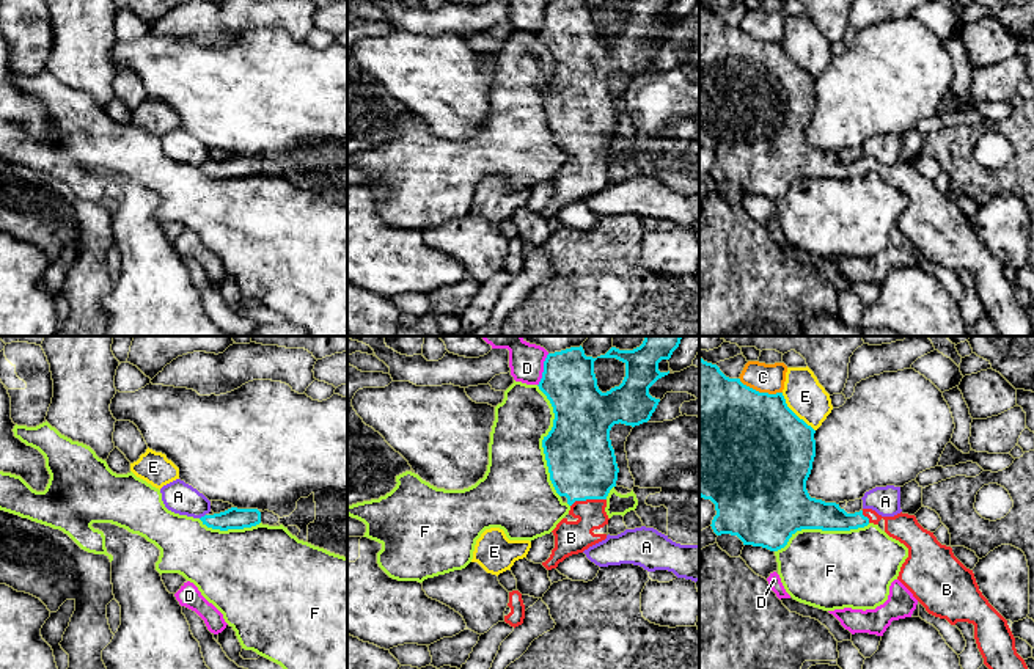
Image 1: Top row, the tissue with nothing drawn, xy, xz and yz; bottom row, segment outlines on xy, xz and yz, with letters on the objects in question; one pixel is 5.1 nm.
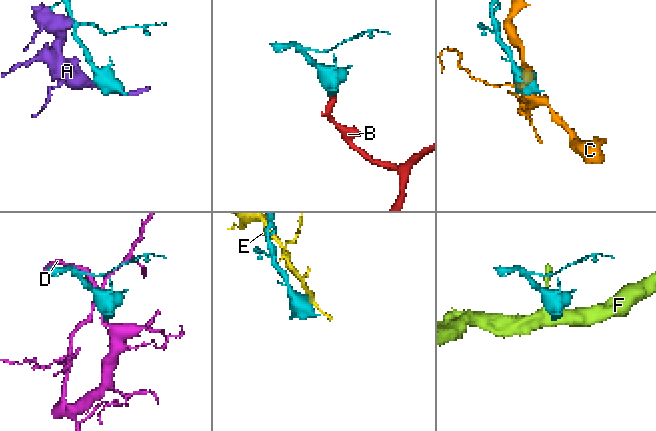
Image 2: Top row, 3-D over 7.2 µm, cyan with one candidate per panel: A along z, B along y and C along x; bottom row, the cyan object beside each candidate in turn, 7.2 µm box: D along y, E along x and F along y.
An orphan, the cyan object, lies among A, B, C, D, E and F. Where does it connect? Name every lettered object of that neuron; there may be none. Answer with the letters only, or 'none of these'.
B

